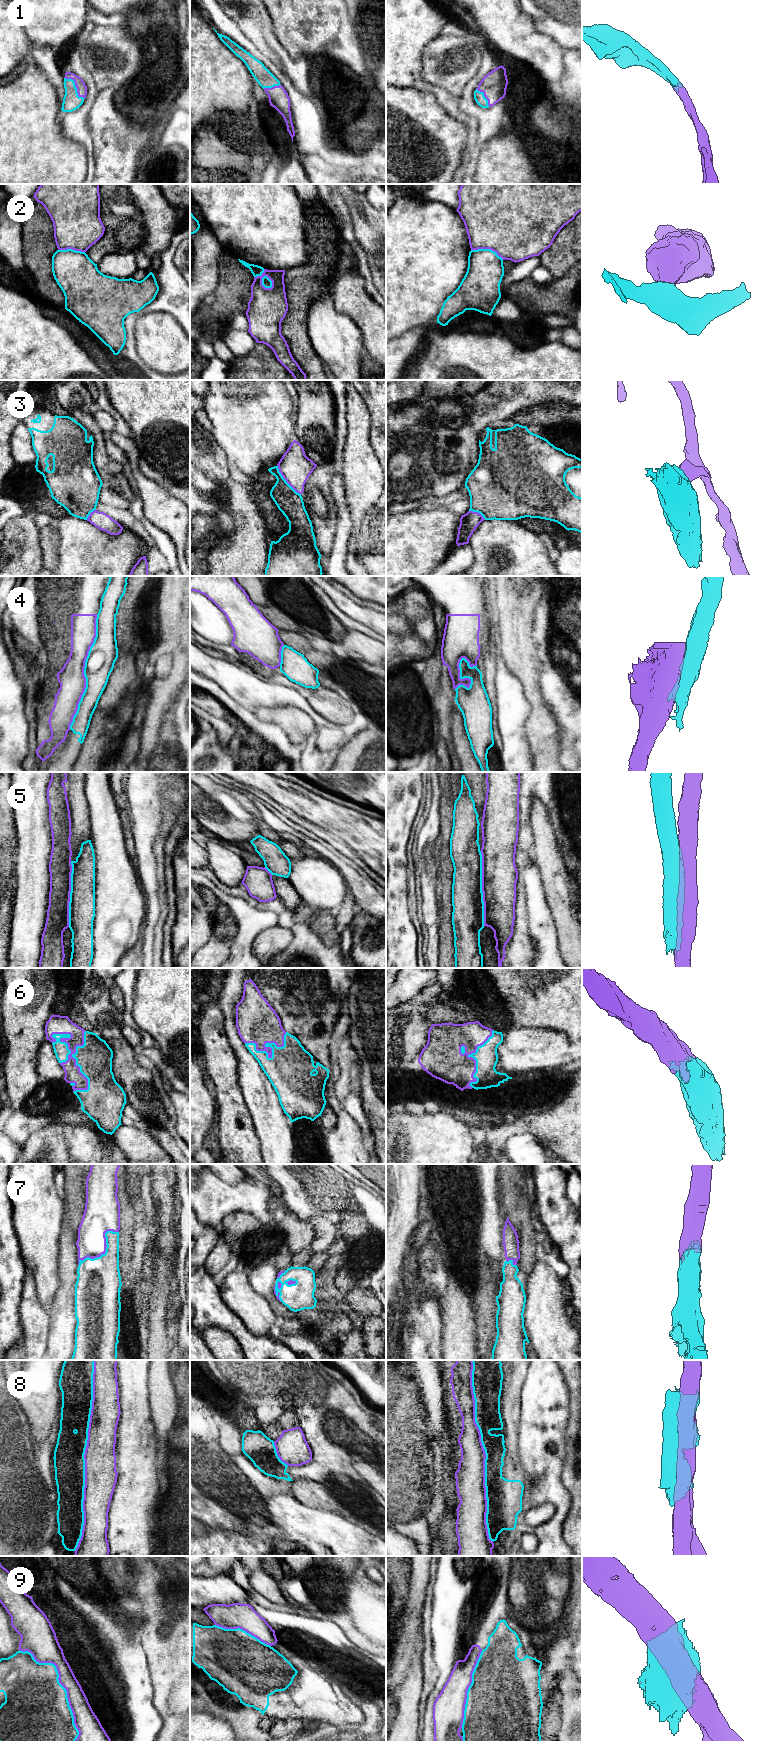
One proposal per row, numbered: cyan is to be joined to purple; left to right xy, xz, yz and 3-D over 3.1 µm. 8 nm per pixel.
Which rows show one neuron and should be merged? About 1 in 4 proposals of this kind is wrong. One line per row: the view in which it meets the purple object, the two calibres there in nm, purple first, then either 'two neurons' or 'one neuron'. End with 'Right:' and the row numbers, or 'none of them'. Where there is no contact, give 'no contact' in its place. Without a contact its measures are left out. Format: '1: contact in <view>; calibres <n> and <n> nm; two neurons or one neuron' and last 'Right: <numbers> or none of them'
1: contact in xy; calibres 80 and 140 nm; one neuron
2: contact in yz; calibres 500 and 300 nm; two neurons
3: contact in xz; calibres 260 and 200 nm; two neurons
4: contact in xy; calibres 220 and 240 nm; two neurons
5: contact in yz; calibres 280 and 260 nm; two neurons
6: contact in xy; calibres 150 and 280 nm; one neuron
7: contact in xy; calibres 220 and 340 nm; one neuron
8: contact in xy; calibres 260 and 260 nm; two neurons
9: contact in xy; calibres 160 and 500 nm; two neurons
Right: 1, 6, 7

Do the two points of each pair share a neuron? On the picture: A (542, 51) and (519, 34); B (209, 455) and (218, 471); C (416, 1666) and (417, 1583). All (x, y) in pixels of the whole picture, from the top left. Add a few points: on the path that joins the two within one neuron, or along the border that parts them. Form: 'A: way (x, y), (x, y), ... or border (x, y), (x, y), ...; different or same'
A: way (536, 50), (525, 40); same
B: way (211, 459), (216, 467); same
C: way (419, 1645), (419, 1614), (417, 1604); same

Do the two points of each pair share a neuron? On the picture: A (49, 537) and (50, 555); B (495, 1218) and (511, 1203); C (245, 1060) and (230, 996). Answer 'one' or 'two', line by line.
A: one
B: two
C: one

